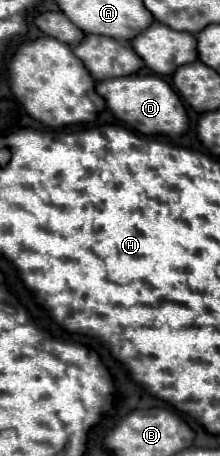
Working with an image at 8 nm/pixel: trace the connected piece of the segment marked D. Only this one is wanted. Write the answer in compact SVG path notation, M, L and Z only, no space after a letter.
M131 75L97 83L97 93L107 101L113 115L143 135L179 137L189 129L189 115L173 87L157 75Z

